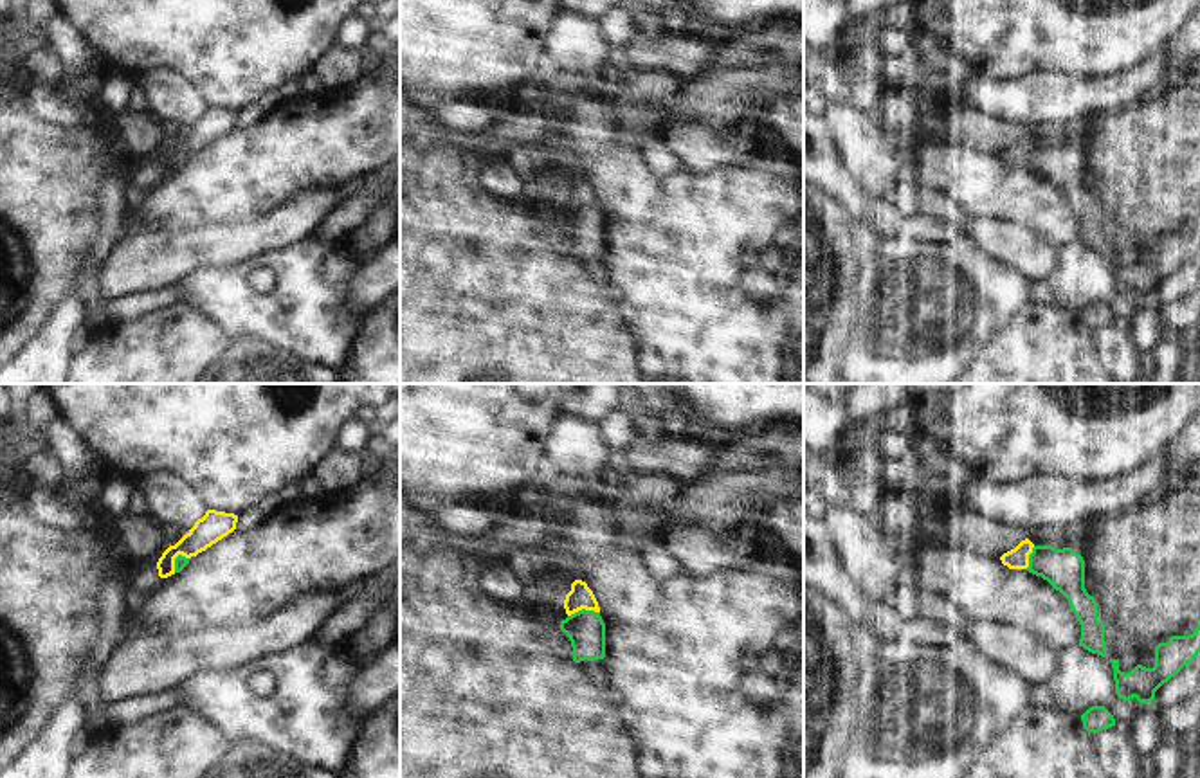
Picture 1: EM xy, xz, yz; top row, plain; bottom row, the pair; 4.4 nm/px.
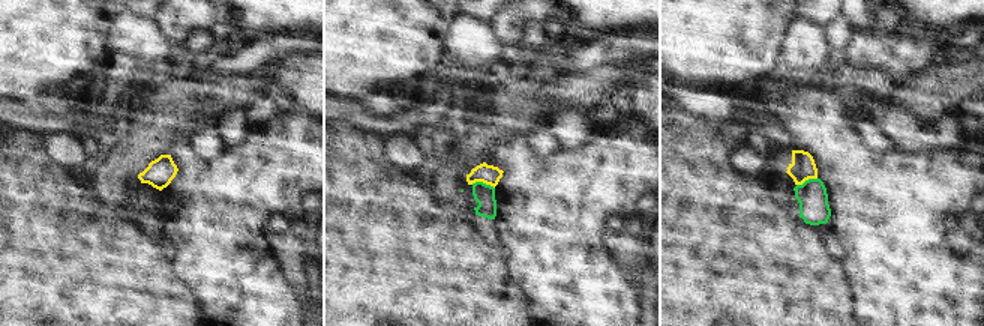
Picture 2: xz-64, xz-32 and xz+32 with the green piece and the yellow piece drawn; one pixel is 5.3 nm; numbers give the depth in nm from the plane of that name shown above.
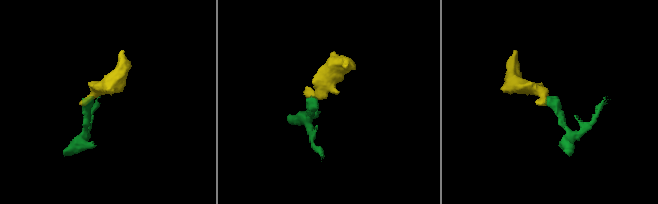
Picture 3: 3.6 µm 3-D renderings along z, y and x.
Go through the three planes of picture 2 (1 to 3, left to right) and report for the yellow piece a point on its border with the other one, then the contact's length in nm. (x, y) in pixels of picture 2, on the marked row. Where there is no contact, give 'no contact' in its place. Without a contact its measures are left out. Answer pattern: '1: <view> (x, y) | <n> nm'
1: no contact
2: xz-32 (483, 184) | 130 nm
3: xz+32 (806, 181) | 120 nm

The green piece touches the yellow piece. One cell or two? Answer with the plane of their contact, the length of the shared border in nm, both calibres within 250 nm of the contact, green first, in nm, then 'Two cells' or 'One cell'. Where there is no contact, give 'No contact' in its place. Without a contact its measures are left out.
Touches green in xz. Shared border 150 nm. Thickness 170 nm (green) against 110 nm. Two cells

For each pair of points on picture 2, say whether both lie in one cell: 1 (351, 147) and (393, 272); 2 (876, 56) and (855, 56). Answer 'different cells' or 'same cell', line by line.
1: same cell
2: same cell

